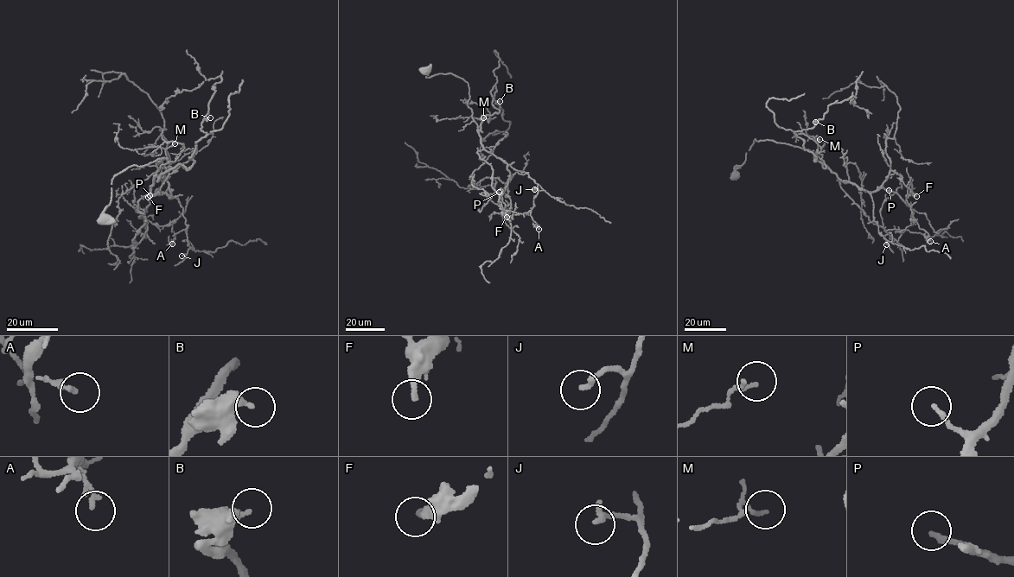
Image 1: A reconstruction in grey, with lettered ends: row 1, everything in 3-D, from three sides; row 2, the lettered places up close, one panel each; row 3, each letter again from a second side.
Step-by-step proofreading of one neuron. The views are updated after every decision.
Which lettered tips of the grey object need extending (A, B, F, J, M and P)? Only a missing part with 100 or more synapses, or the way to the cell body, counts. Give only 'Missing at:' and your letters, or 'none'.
Missing at: none

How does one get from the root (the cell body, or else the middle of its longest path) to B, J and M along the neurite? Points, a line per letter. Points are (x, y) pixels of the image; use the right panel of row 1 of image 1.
B: (735, 176), (755, 139), (809, 149), (825, 168), (794, 132), (810, 129), (815, 122)
J: (735, 176), (732, 173), (745, 161), (755, 139), (810, 149), (840, 179), (869, 193), (874, 220), (886, 244)
M: (735, 176), (732, 173), (745, 161), (755, 139), (809, 149), (821, 159), (819, 139)

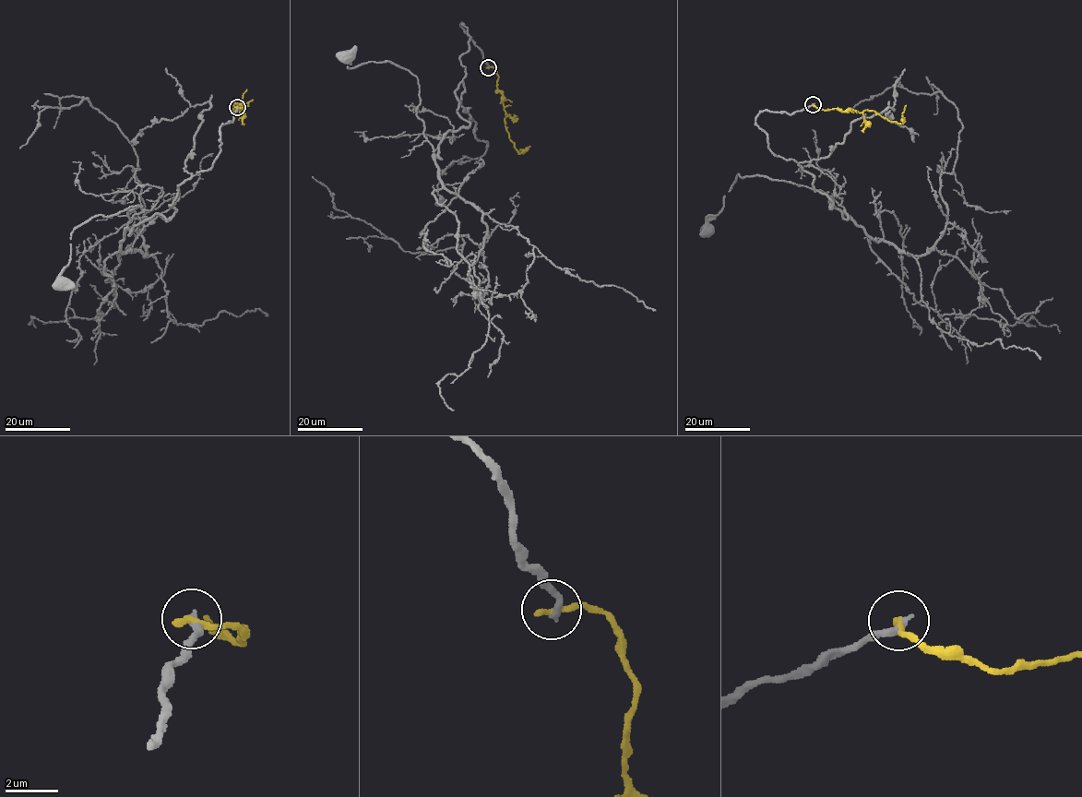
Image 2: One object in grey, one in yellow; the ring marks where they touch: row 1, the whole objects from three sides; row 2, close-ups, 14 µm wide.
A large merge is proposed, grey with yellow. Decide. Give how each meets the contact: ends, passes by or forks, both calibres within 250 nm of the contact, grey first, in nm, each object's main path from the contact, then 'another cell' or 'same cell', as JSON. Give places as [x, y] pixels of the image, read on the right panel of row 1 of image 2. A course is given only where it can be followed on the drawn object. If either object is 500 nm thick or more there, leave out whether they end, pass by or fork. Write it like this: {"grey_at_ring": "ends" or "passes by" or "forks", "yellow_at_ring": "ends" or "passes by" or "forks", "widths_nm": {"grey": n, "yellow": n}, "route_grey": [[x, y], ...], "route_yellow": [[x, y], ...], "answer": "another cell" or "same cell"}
{"grey_at_ring": "ends", "yellow_at_ring": "ends", "widths_nm": {"grey": 280, "yellow": 260}, "route_grey": [[813, 104], [764, 110], [755, 124], [848, 218], [820, 190], [738, 174], [707, 231]], "route_yellow": [[813, 104], [824, 110], [874, 111], [891, 121], [902, 123], [906, 105]], "answer": "another cell"}

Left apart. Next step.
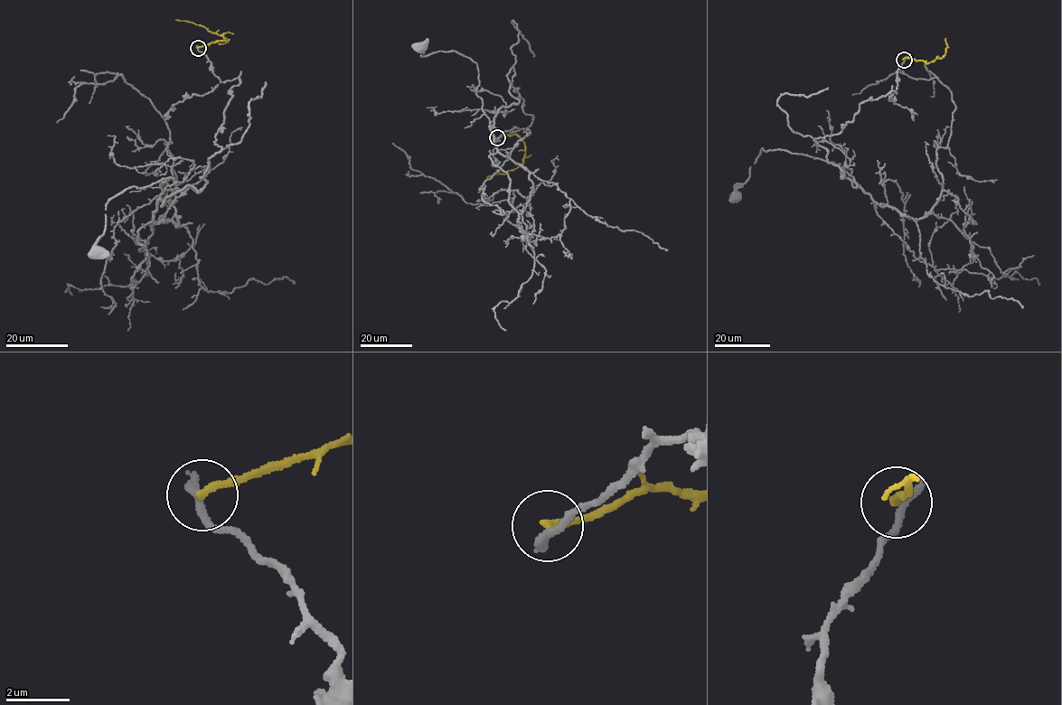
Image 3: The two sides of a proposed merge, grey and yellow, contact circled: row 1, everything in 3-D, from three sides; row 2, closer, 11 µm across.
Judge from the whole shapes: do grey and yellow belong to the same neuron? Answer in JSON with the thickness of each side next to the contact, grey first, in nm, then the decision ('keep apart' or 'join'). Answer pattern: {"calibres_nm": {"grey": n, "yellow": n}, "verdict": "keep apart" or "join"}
{"calibres_nm": {"grey": 320, "yellow": 240}, "verdict": "keep apart"}

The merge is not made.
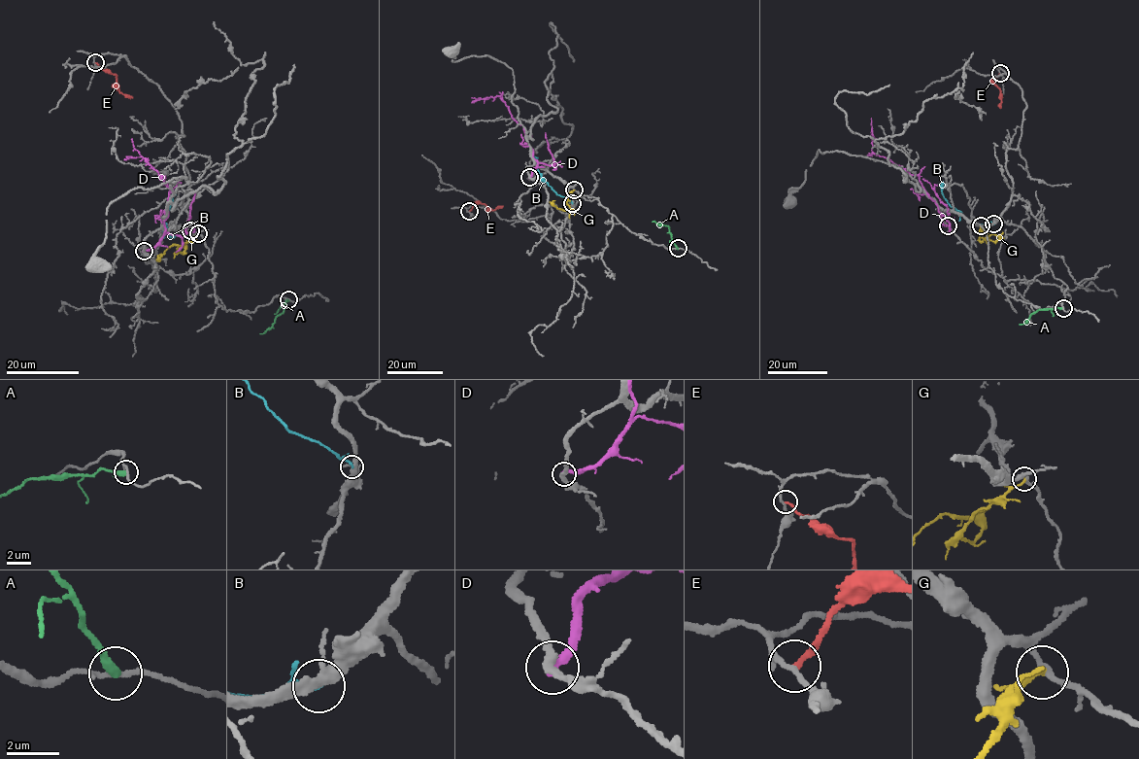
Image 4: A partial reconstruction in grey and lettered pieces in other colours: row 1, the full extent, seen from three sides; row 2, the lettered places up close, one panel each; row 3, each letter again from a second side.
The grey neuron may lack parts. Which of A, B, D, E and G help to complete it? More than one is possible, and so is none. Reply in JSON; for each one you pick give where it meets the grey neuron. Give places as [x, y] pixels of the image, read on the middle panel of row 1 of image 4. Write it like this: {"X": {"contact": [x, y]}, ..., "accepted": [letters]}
{"accepted": []}

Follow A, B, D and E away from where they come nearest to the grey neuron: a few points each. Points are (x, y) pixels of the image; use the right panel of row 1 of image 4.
A: (1062, 308), (1037, 310), (1026, 323), (1020, 324)
B: (993, 224), (971, 223), (952, 207), (942, 191), (942, 181)
D: (948, 225), (941, 224), (937, 204), (919, 177), (872, 151), (871, 118)
E: (1000, 73), (993, 82), (1000, 90), (999, 108)

